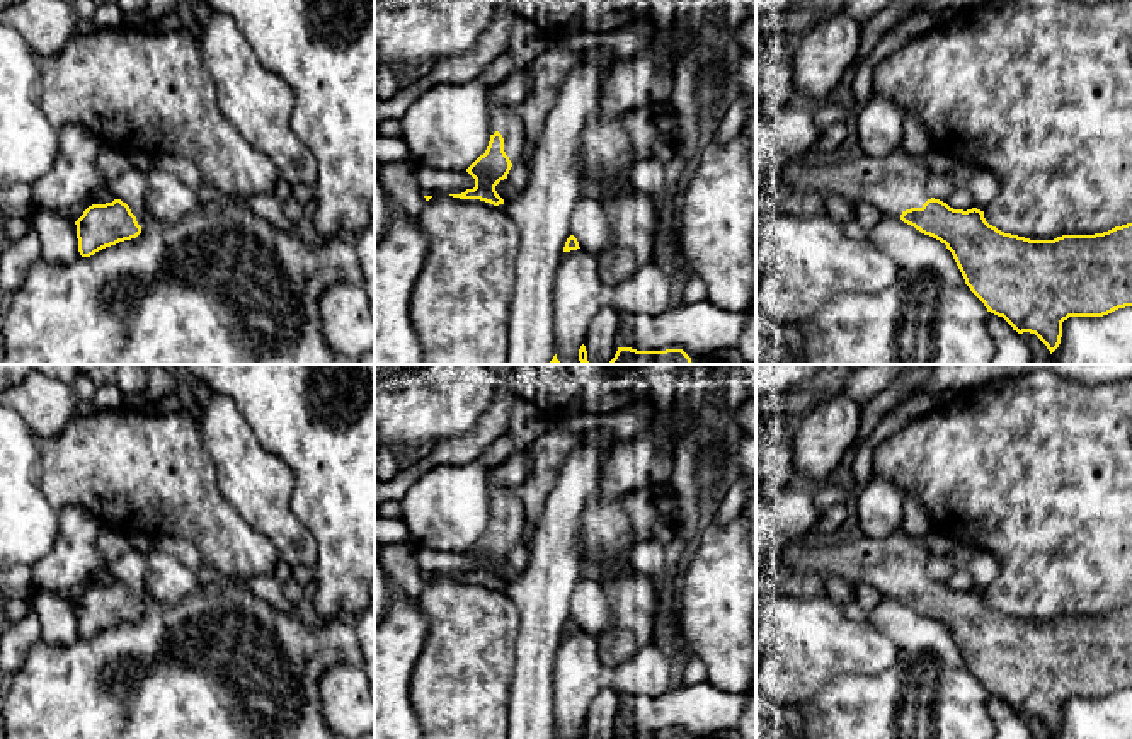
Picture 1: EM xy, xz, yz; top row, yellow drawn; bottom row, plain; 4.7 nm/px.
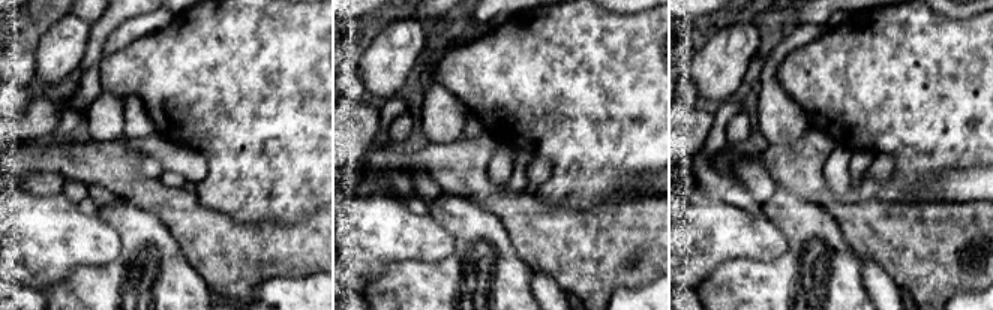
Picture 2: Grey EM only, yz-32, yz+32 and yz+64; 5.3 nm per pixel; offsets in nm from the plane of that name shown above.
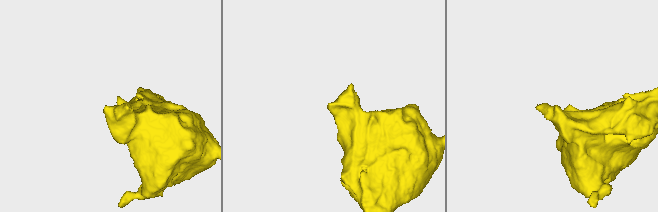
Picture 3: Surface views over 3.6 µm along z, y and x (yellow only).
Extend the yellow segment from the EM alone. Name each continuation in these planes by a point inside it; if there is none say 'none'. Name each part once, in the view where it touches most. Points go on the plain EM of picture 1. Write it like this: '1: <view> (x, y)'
1: xz (503, 499)

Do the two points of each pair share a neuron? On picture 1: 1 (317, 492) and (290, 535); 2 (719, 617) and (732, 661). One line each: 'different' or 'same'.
1: different
2: same

